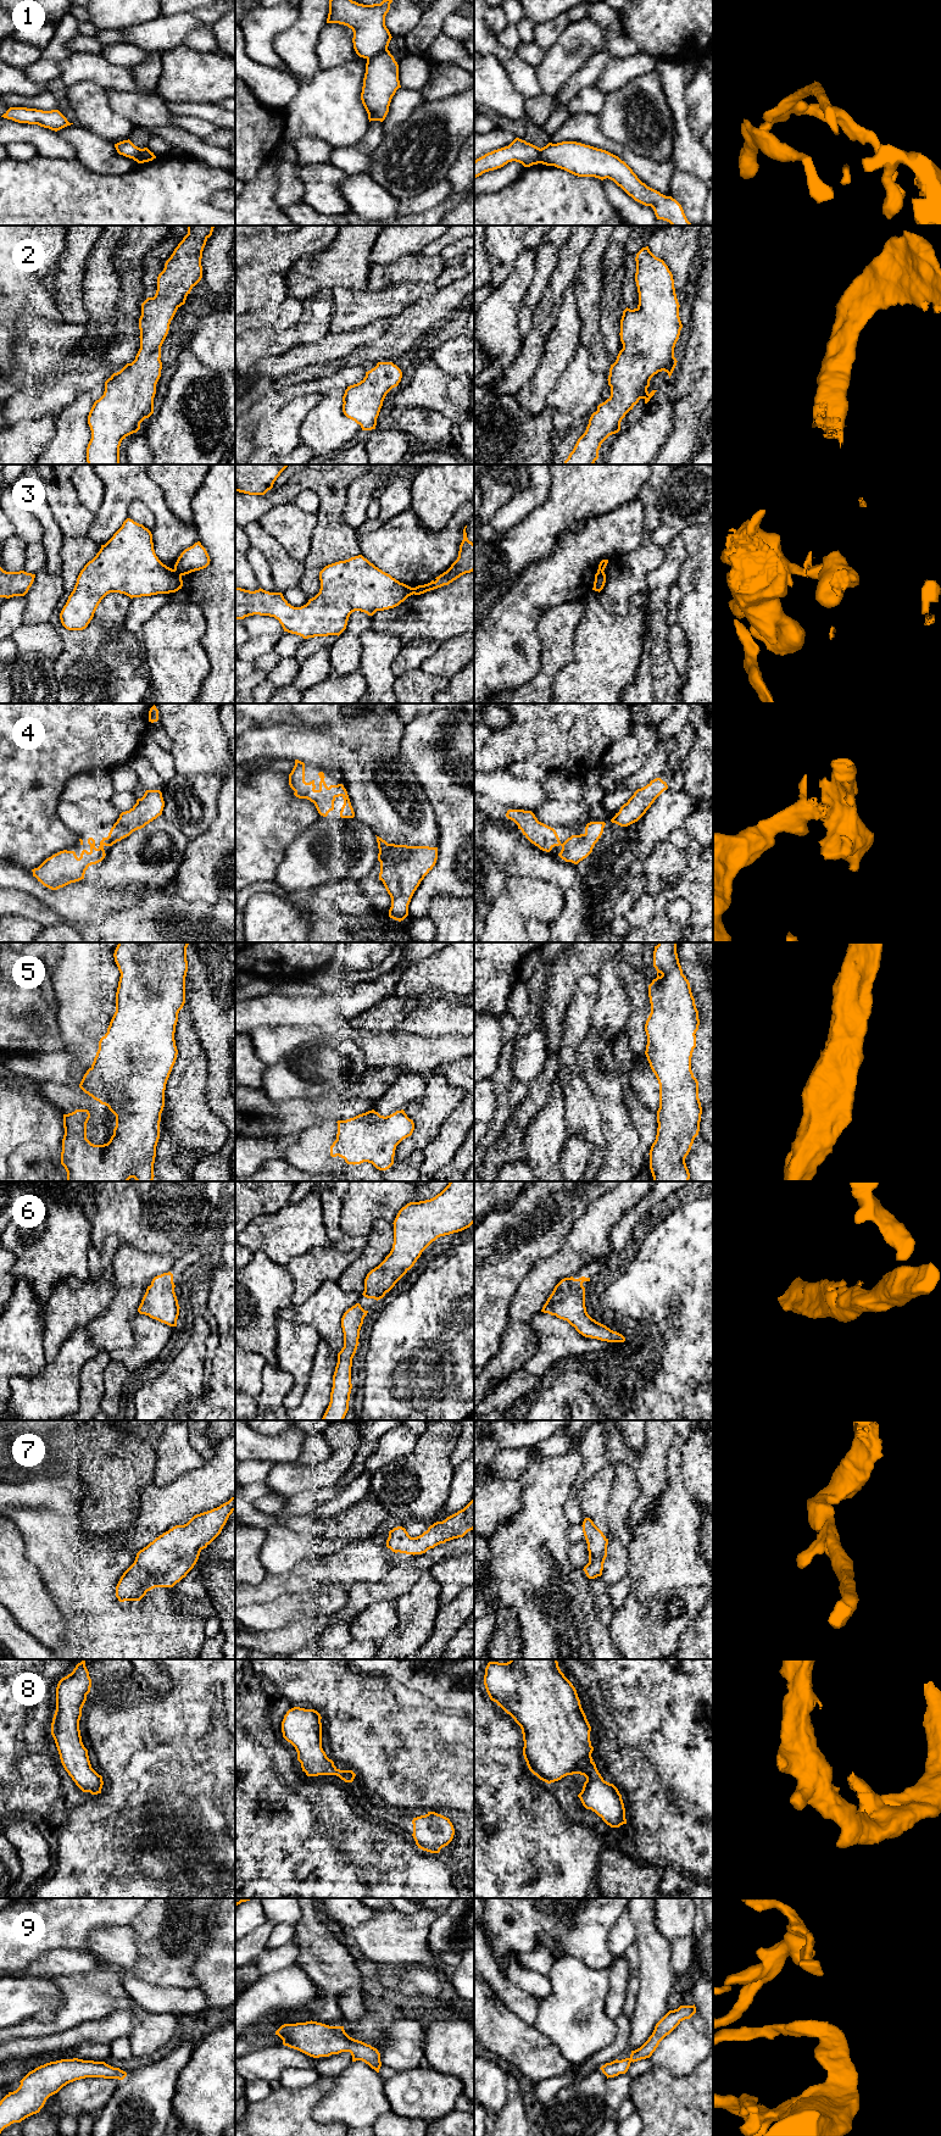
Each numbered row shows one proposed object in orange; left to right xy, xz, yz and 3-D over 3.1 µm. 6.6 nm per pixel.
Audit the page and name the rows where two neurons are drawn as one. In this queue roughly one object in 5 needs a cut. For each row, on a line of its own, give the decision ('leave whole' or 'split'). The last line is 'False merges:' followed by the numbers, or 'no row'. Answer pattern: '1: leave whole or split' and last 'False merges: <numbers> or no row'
1: split
2: leave whole
3: split
4: leave whole
5: leave whole
6: leave whole
7: leave whole
8: leave whole
9: leave whole
False merges: 1, 3

